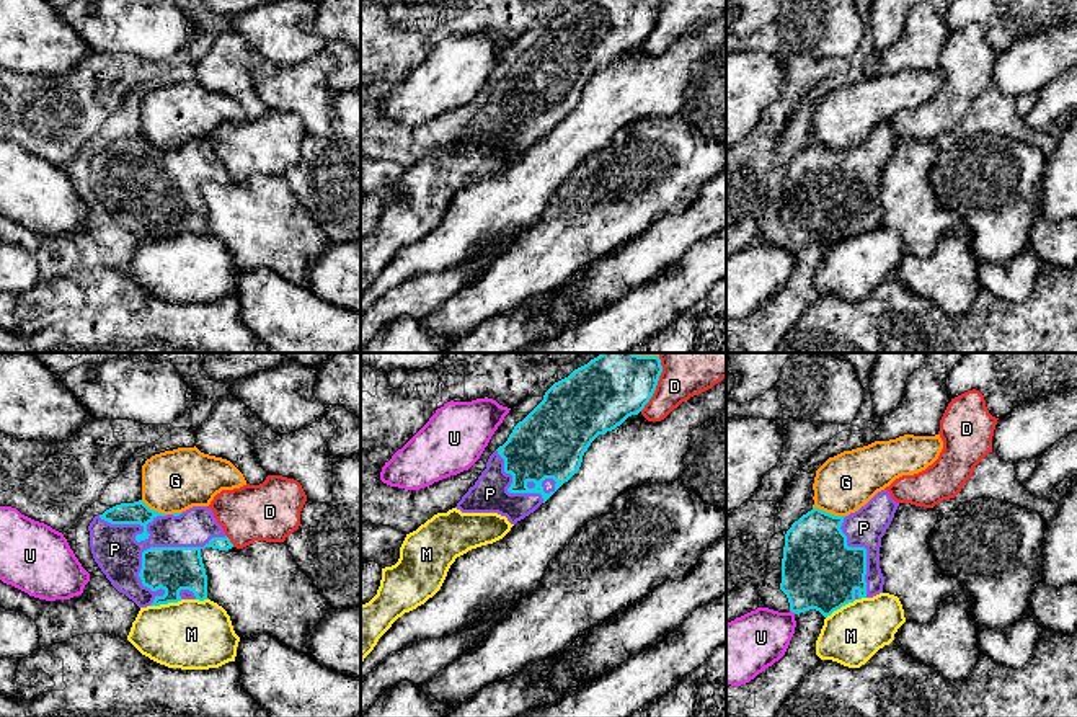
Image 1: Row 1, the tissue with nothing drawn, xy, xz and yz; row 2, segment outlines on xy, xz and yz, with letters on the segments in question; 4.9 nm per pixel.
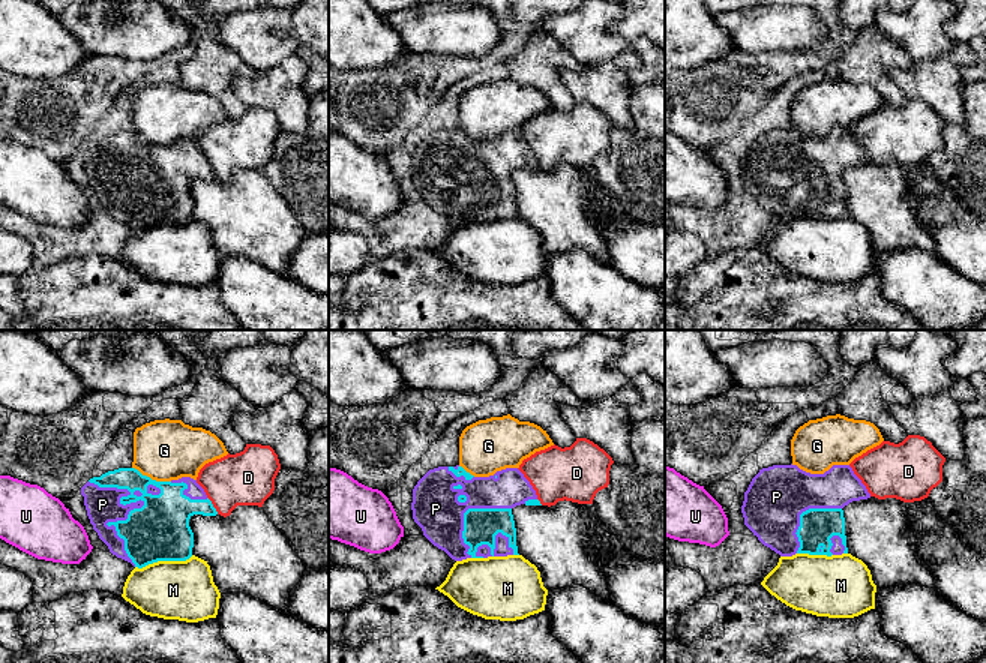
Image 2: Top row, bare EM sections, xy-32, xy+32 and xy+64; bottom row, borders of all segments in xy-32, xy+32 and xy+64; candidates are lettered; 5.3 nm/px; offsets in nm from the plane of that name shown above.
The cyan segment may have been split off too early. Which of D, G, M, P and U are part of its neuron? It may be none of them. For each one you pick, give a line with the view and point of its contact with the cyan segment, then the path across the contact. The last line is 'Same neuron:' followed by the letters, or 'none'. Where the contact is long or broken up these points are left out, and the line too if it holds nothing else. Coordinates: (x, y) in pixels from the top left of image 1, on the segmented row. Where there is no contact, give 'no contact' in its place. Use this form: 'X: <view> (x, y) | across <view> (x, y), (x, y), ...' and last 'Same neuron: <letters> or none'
P: xy (150, 547)
Same neuron: P

